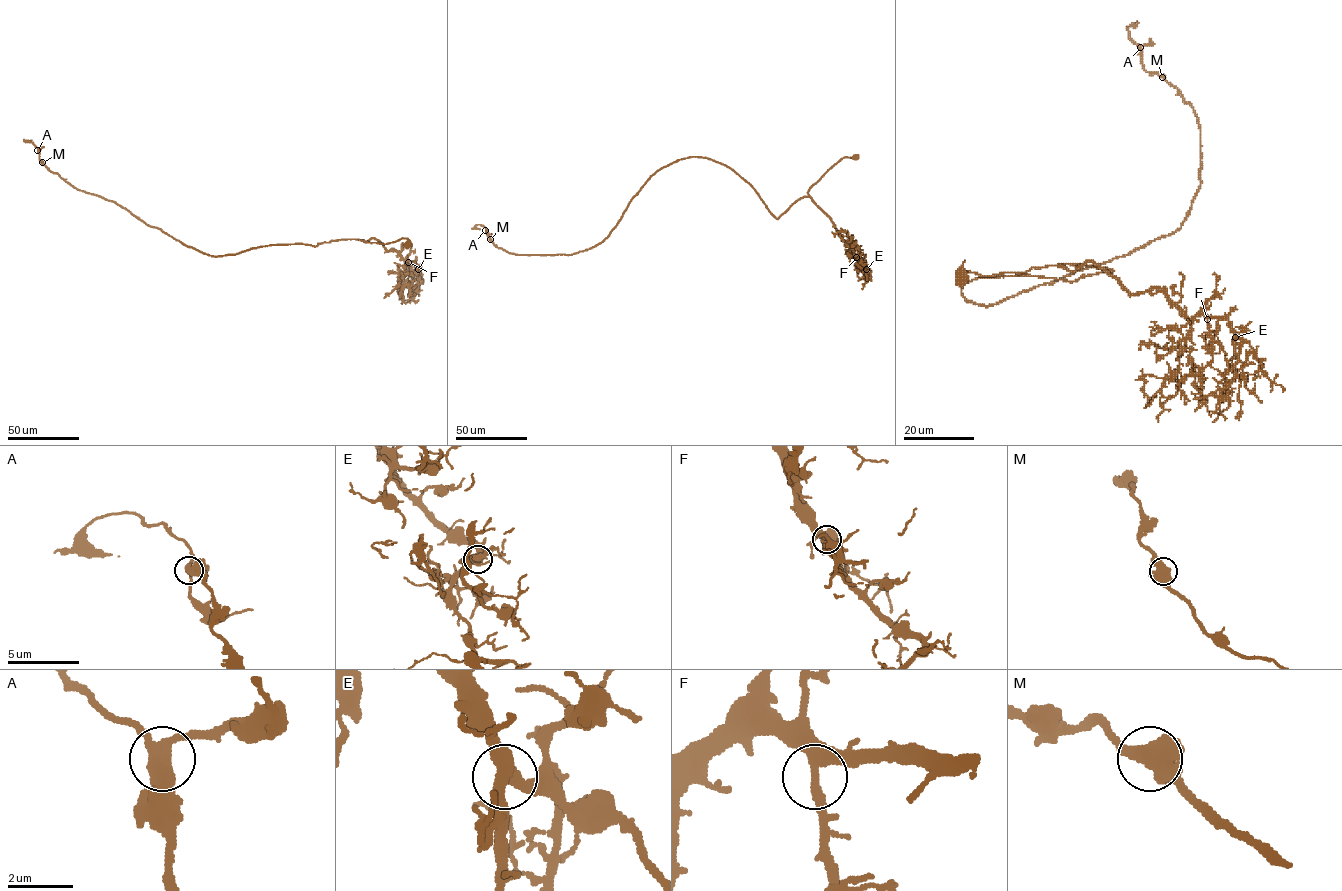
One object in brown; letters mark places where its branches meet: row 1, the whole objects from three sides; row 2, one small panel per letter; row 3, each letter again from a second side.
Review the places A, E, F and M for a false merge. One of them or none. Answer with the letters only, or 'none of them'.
none of them

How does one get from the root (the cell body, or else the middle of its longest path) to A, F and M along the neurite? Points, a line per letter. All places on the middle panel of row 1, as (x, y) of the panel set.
A: (855, 156), (778, 218), (731, 169), (689, 157), (653, 174), (589, 249), (516, 254), (485, 230)
F: (855, 156), (840, 159), (811, 187), (808, 194), (830, 218), (856, 257)
M: (855, 156), (778, 218), (731, 169), (689, 157), (653, 174), (589, 249), (518, 255), (490, 239)

